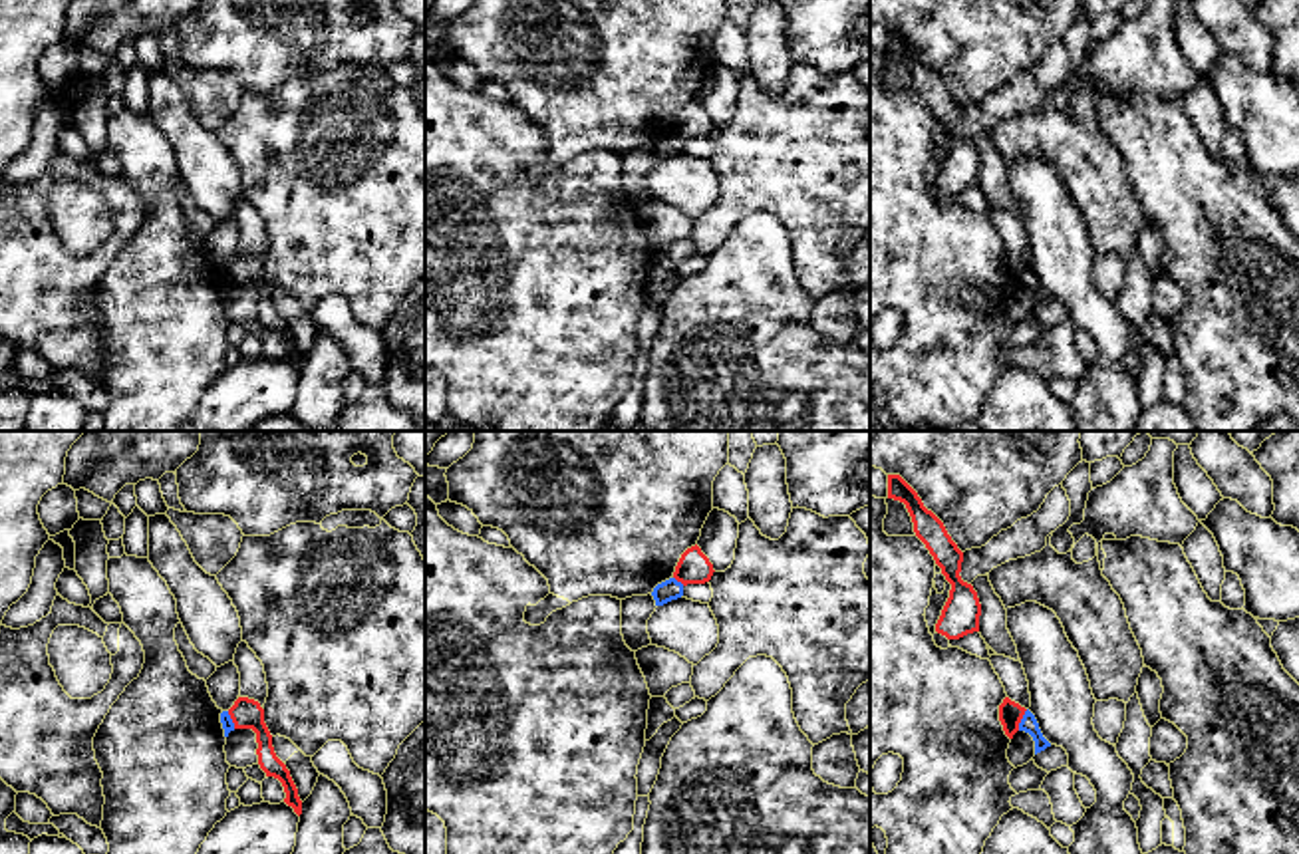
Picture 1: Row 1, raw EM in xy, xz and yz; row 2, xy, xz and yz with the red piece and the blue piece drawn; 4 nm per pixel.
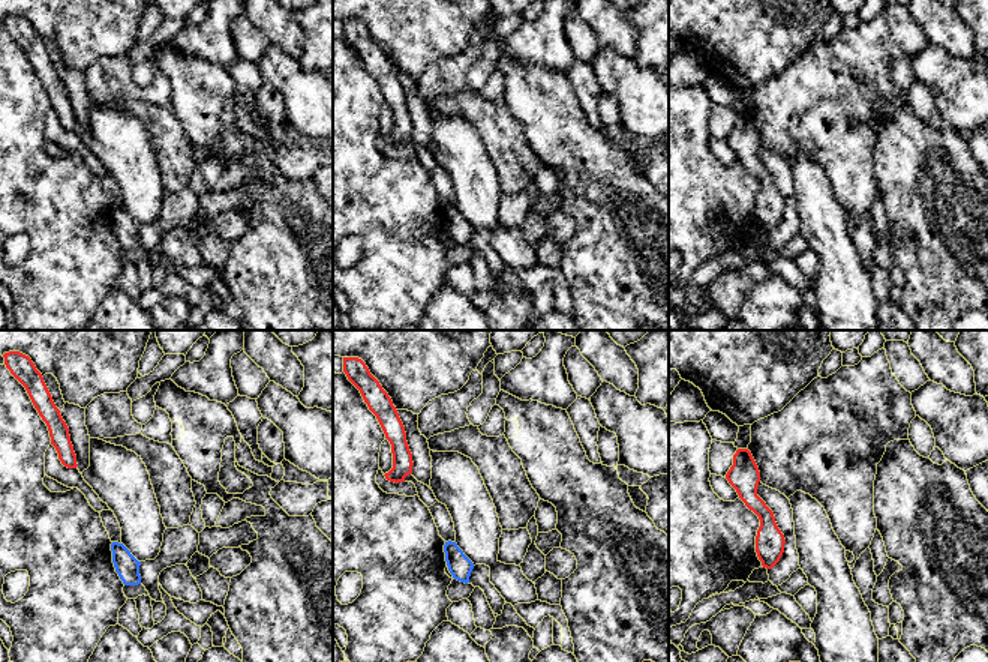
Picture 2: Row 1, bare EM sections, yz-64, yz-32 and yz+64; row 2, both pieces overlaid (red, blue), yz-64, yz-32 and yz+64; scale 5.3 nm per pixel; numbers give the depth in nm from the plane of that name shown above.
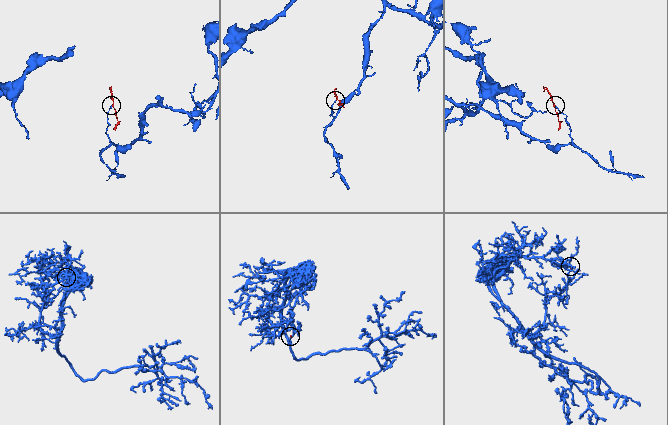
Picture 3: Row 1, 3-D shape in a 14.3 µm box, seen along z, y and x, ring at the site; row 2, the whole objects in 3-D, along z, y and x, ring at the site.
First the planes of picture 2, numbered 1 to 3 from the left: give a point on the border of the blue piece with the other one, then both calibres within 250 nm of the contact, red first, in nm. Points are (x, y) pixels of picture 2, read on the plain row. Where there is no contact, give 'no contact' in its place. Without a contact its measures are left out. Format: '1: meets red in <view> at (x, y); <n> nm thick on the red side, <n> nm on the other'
1: no contact
2: no contact
3: no contact

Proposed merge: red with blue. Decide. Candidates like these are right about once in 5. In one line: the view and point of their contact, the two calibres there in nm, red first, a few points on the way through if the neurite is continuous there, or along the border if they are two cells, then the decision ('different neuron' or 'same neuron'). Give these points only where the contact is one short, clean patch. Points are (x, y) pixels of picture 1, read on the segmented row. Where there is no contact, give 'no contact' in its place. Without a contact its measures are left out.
yz (1021, 717) | 100/70 nm | along yz (1027, 710), (1017, 729) | different neuron

